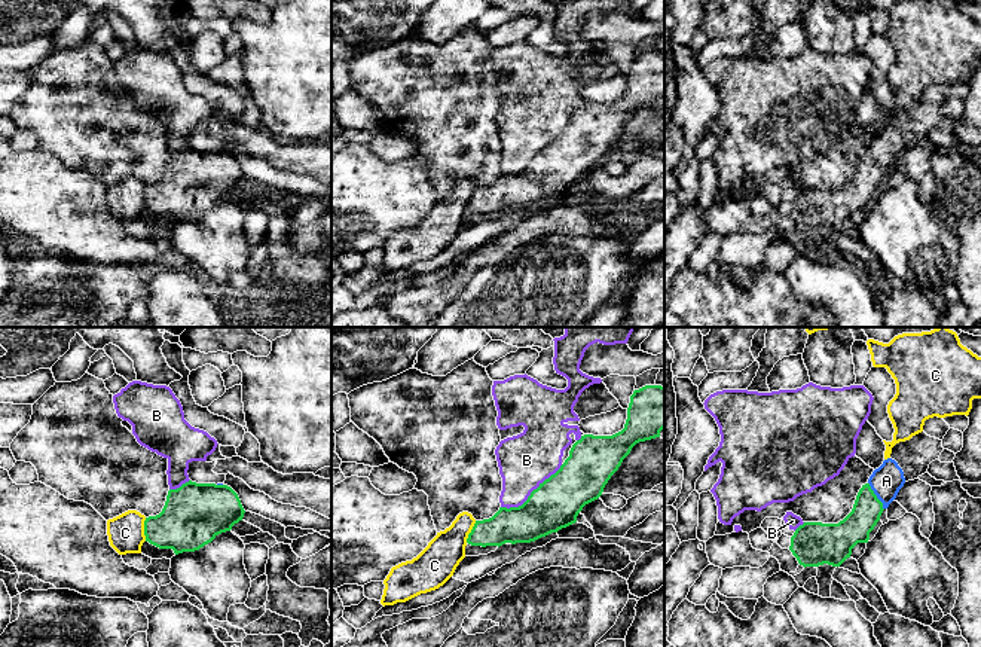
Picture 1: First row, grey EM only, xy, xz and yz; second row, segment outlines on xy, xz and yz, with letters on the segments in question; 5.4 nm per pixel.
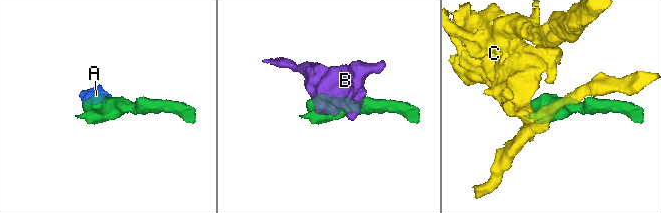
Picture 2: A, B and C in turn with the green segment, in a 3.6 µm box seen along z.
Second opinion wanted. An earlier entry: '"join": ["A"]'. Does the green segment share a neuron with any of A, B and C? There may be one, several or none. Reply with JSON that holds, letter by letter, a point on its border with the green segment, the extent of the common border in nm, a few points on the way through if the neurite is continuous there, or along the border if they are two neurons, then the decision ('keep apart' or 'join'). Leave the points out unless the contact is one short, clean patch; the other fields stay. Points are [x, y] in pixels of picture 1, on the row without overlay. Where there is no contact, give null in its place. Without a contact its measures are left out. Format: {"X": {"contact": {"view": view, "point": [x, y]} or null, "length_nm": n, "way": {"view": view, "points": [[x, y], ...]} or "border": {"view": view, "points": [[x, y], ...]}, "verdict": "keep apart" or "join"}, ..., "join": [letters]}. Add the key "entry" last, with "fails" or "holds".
{"A": {"contact": {"view": "yz", "point": [876, 162]}, "length_nm": 170, "verdict": "join"}, "B": {"contact": {"view": "xz", "point": [531, 159]}, "length_nm": 400, "verdict": "keep apart"}, "C": {"contact": {"view": "xy", "point": [144, 197]}, "length_nm": 130, "verdict": "keep apart"}, "join": ["A"], "entry": "holds"}

